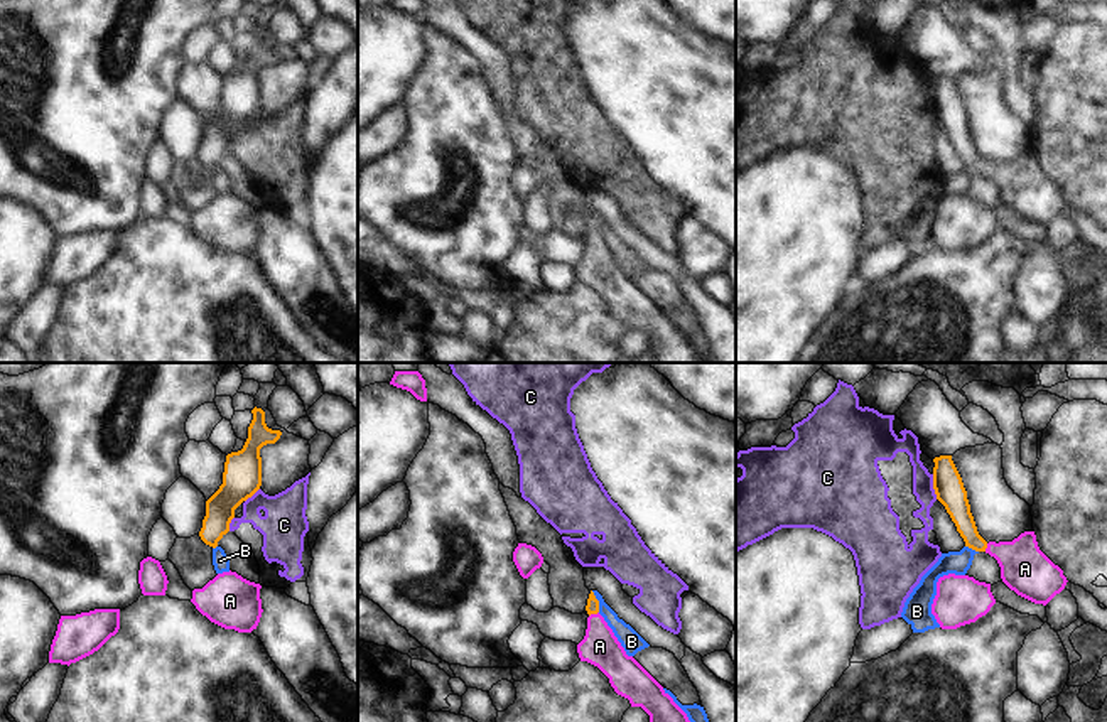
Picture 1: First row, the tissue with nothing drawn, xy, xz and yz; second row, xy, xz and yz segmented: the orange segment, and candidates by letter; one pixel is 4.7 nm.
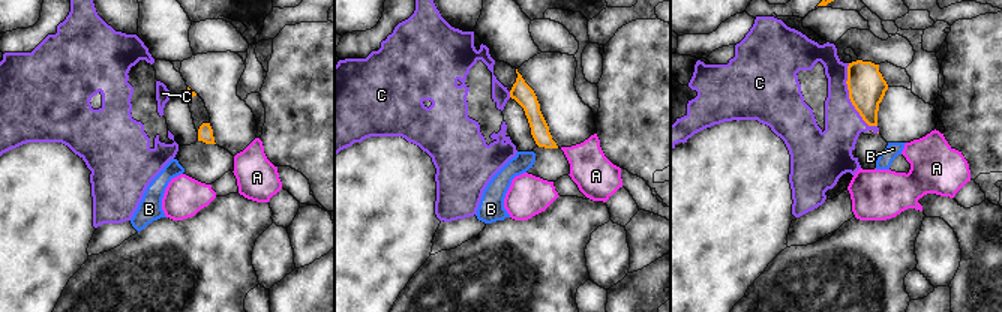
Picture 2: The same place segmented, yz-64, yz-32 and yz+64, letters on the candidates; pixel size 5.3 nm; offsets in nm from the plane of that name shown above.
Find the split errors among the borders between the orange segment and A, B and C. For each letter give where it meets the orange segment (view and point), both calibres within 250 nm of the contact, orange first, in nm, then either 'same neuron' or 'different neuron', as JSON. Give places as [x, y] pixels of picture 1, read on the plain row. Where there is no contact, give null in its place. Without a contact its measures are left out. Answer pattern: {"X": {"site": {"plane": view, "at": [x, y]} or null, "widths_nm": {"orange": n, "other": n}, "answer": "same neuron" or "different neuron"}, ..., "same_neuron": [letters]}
{"A": {"site": {"plane": "xz", "at": [593, 235]}, "widths_nm": {"orange": 60, "other": 180}, "answer": "same neuron"}, "B": {"site": {"plane": "xz", "at": [598, 223]}, "widths_nm": {"orange": 60, "other": 100}, "answer": "different neuron"}, "C": {"site": {"plane": "yz", "at": [934, 108]}, "widths_nm": {"orange": 140, "other": 100}, "answer": "different neuron"}, "same_neuron": ["A"]}

